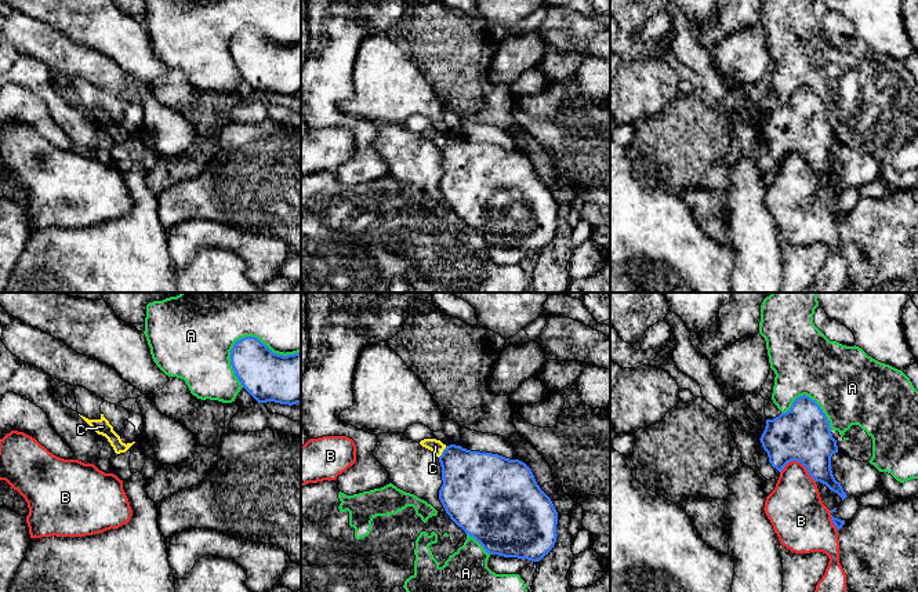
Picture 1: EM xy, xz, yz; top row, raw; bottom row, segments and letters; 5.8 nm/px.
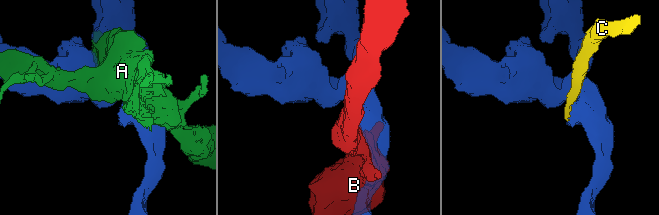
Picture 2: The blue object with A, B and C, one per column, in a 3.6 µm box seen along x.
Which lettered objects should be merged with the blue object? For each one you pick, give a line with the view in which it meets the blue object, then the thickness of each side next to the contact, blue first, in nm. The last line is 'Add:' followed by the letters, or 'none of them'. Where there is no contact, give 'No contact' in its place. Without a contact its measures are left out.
C: Touches blue in xz. Thickness 360 nm (blue) against 80 nm
Add: C

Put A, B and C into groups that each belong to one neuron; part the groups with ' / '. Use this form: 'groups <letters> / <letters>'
groups A / B / C

